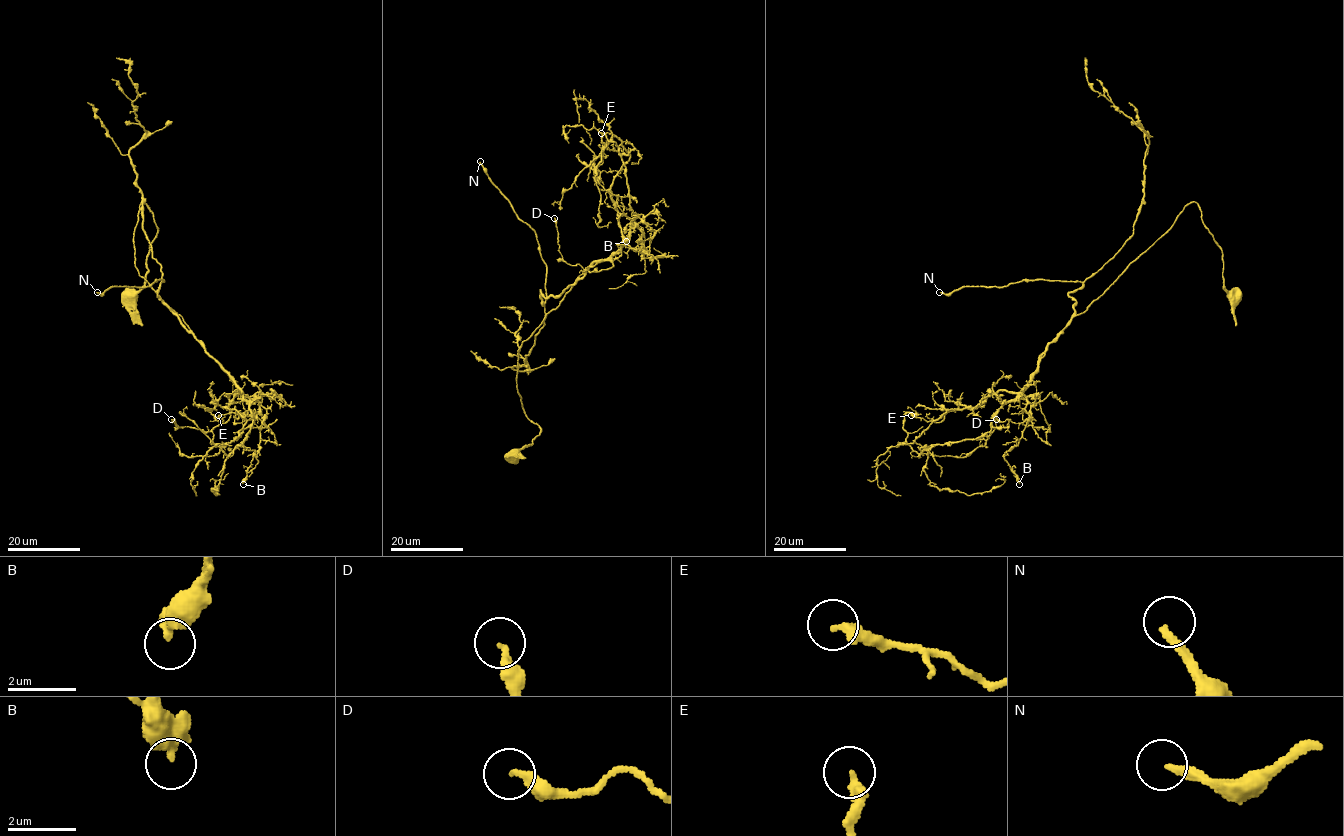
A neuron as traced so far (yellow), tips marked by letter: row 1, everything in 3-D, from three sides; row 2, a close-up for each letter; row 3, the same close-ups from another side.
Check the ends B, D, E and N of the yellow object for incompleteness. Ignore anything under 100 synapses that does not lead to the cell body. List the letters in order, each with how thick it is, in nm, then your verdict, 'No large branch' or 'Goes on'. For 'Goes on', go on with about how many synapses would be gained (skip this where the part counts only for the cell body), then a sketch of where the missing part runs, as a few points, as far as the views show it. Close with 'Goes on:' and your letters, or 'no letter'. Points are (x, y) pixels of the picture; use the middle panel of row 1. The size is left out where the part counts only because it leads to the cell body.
B: Thickness 440 nm. No large branch
D: Thickness 260 nm. No large branch
E: Thickness 320 nm. No large branch
N: Thickness 260 nm. Goes on. Roughly 130 synapses. Course of what is missing: (480, 161), (414, 51), (426, 34), (425, 11)
Goes on: N

